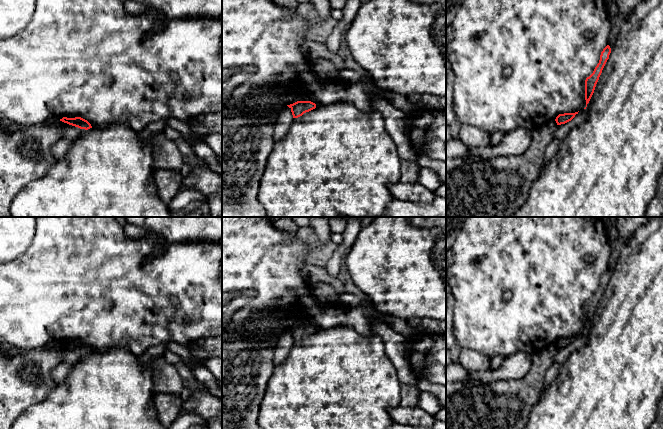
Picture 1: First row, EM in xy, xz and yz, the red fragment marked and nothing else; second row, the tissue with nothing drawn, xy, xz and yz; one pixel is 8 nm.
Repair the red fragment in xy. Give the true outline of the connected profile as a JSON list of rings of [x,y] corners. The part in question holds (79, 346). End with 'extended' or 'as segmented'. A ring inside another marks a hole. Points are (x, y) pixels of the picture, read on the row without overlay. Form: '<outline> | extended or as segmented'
[[[63,341],[62,343],[60,343],[60,345],[67,347],[69,349],[72,349],[72,350],[78,351],[80,353],[88,354],[92,352],[91,348],[87,344],[81,341],[75,341],[75,342]]] | as segmented

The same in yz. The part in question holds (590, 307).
[[[607,269],[601,276],[599,287],[595,291],[593,297],[589,301],[587,301],[585,304],[586,331],[594,317],[596,308],[599,304],[599,301],[602,297],[602,294],[603,294],[607,284],[609,283],[610,277],[611,277],[611,272],[609,269]]] | as segmented

